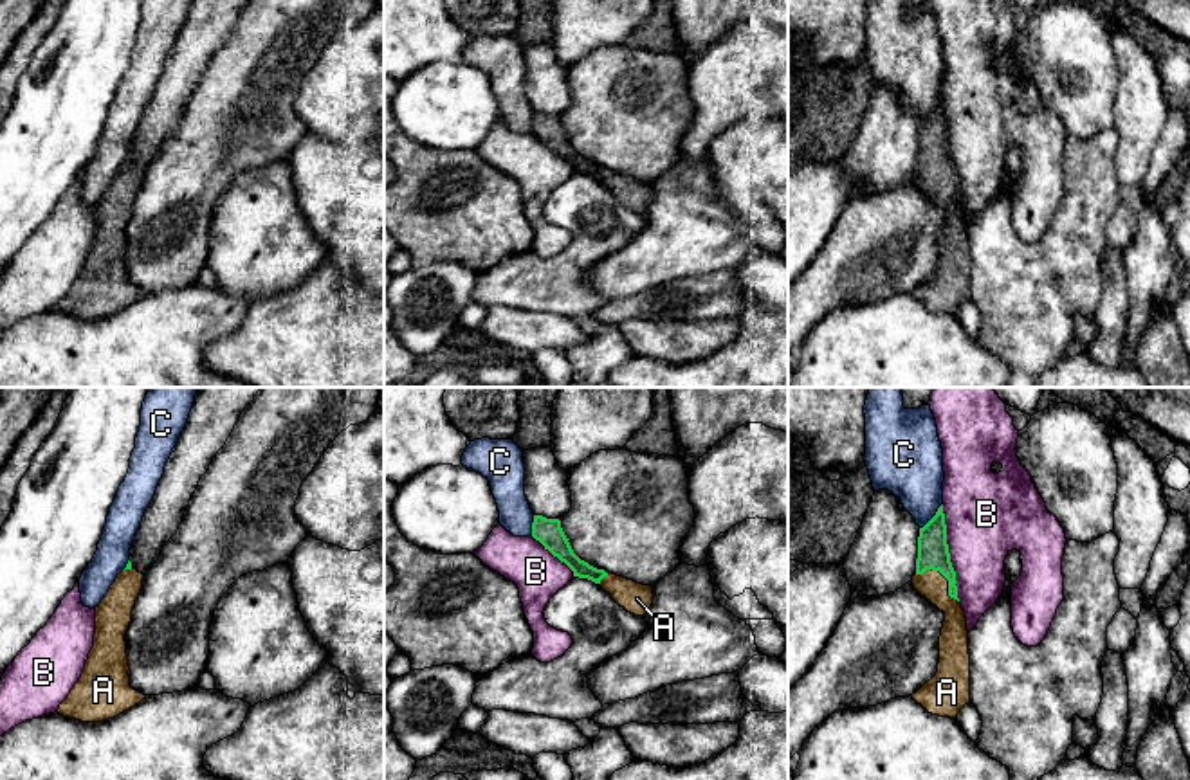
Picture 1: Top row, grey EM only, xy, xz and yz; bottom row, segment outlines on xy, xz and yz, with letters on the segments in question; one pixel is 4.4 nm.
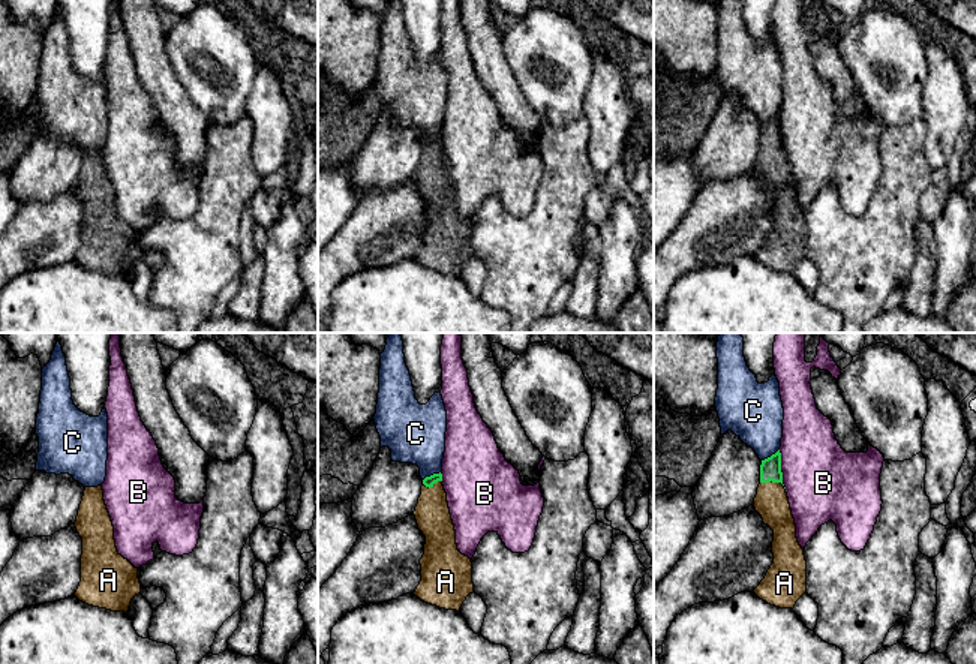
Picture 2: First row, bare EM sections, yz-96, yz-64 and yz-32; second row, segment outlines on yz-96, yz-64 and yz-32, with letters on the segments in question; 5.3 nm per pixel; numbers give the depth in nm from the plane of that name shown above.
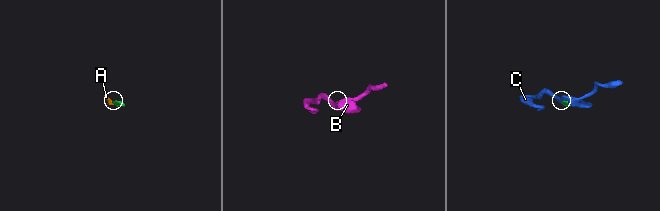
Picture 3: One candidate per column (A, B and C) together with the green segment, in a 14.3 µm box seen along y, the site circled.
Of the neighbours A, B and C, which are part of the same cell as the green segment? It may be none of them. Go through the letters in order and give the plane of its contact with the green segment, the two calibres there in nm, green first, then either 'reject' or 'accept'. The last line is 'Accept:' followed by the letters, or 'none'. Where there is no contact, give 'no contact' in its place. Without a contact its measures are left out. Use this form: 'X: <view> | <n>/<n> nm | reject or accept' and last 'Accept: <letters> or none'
A: yz | 140/120 nm | accept
B: yz | 140/380 nm | reject
C: yz | 140/280 nm | reject
Accept: A

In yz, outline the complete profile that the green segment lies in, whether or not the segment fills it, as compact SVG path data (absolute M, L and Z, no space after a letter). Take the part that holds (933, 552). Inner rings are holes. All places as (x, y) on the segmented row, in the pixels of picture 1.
M943 504L920 528L914 589L945 612L939 636L939 663L936 676L912 699L929 713L956 719L970 703L970 654L965 611L956 585L956 571L947 544Z

